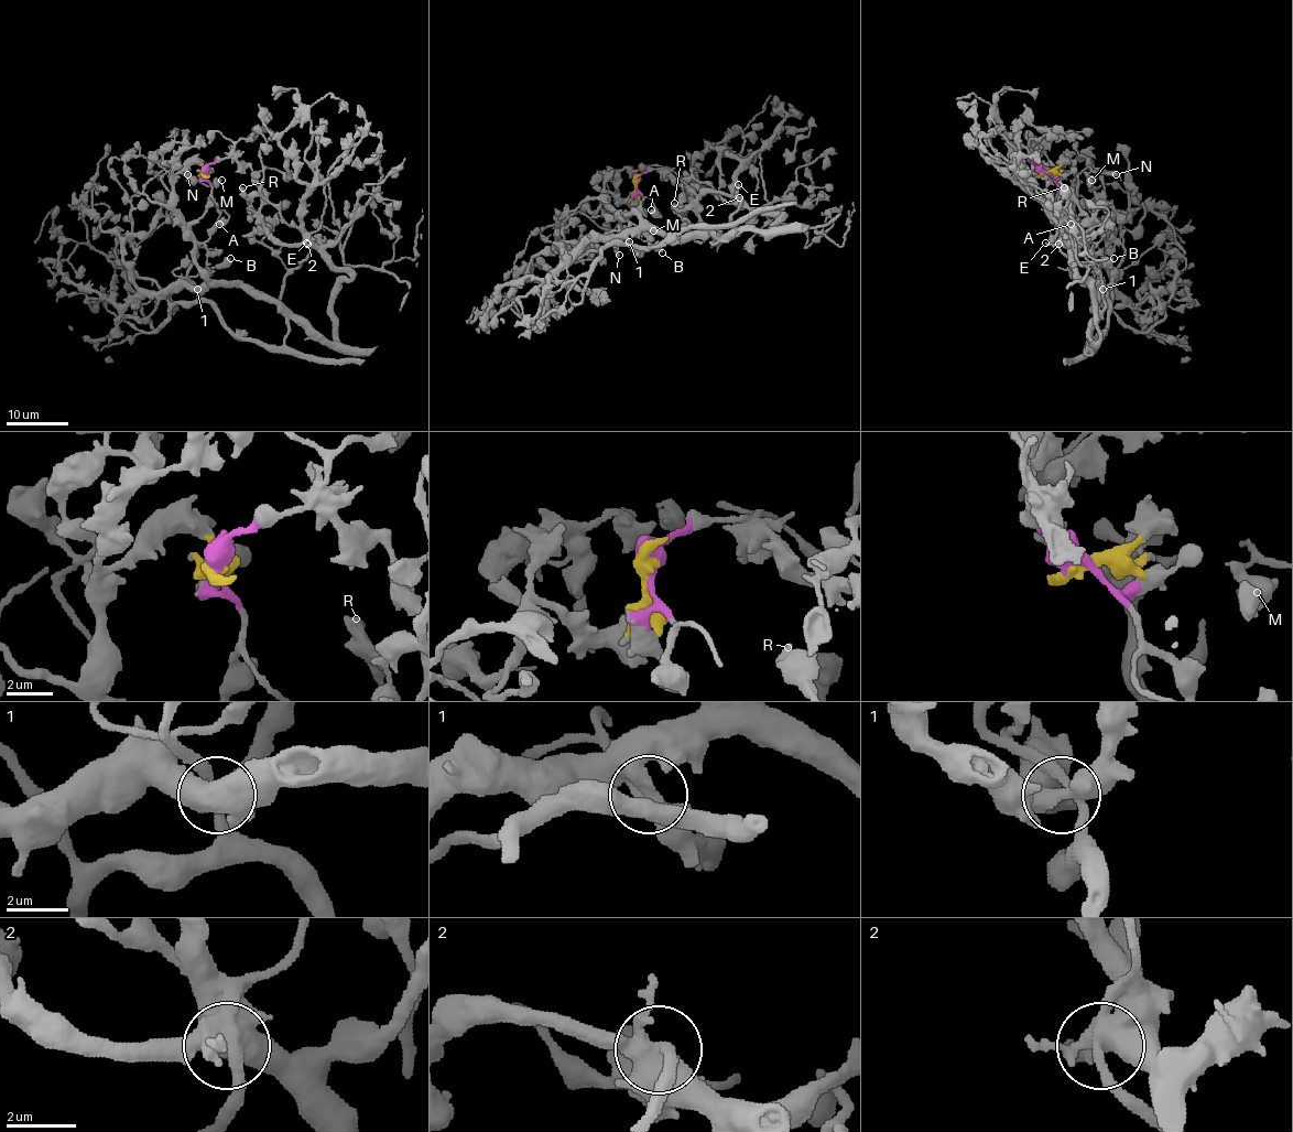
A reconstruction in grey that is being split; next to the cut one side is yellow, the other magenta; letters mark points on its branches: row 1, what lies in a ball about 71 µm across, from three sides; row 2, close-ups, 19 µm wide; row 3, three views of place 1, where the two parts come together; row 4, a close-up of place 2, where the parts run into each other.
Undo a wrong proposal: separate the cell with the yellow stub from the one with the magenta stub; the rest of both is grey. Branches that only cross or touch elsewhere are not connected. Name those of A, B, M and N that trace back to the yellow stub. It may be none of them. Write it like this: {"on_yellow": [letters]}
{"on_yellow": ["B"]}

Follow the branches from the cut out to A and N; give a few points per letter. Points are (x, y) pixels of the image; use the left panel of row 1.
A: (205, 173), (215, 204), (228, 217), (218, 224)
N: (205, 173), (210, 186), (206, 212), (180, 223), (160, 174), (167, 166), (187, 174)

